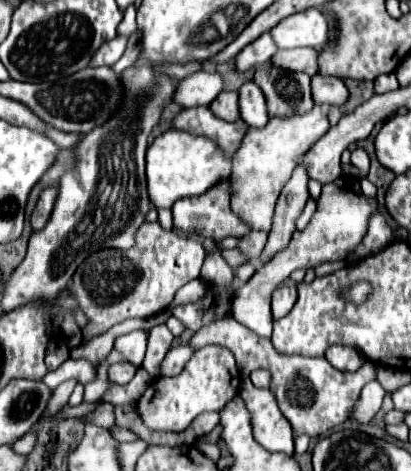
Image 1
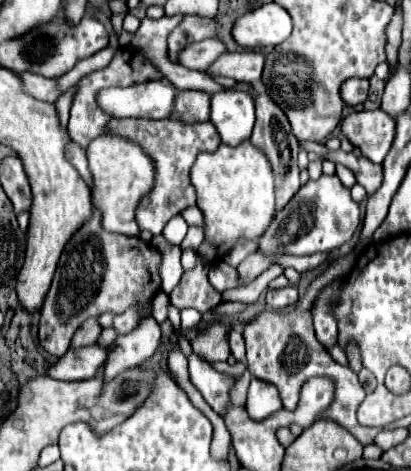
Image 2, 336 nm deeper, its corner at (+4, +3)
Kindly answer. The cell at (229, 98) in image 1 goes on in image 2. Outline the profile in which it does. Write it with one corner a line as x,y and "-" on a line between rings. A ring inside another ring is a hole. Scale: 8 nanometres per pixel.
179,90
171,116
173,120
185,120
191,124
209,120
209,112
211,112
209,94
199,90

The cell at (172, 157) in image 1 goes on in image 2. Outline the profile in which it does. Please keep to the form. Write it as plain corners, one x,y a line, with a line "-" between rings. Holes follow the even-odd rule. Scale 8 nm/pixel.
99,136
89,144
87,162
93,178
93,186
91,186
93,208
101,212
101,226
107,232
139,236
139,226
135,222
135,208
139,200
153,188
155,168
151,158
141,150
139,144
133,144
125,138

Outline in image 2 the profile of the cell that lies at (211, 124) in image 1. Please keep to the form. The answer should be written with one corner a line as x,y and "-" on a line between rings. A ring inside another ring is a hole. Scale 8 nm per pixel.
111,118
109,128
111,128
109,136
121,136
121,138
141,144
141,148
145,148
145,152
149,152
149,156
153,160
157,180
155,180
149,196
145,196
145,200
141,200
141,204
137,206
137,224
141,230
149,230
153,236
161,234
161,230
173,216
181,214
187,206
195,204
195,188
189,178
191,166
195,164
197,154
213,152
221,144
221,138
211,122
185,124
185,122
177,122
177,120
169,120
169,118
165,118
165,120

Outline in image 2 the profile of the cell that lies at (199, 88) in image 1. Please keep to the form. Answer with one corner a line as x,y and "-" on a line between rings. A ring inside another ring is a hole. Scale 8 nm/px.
151,80
129,88
103,88
97,104
113,118
165,118
171,114
177,90
167,80

